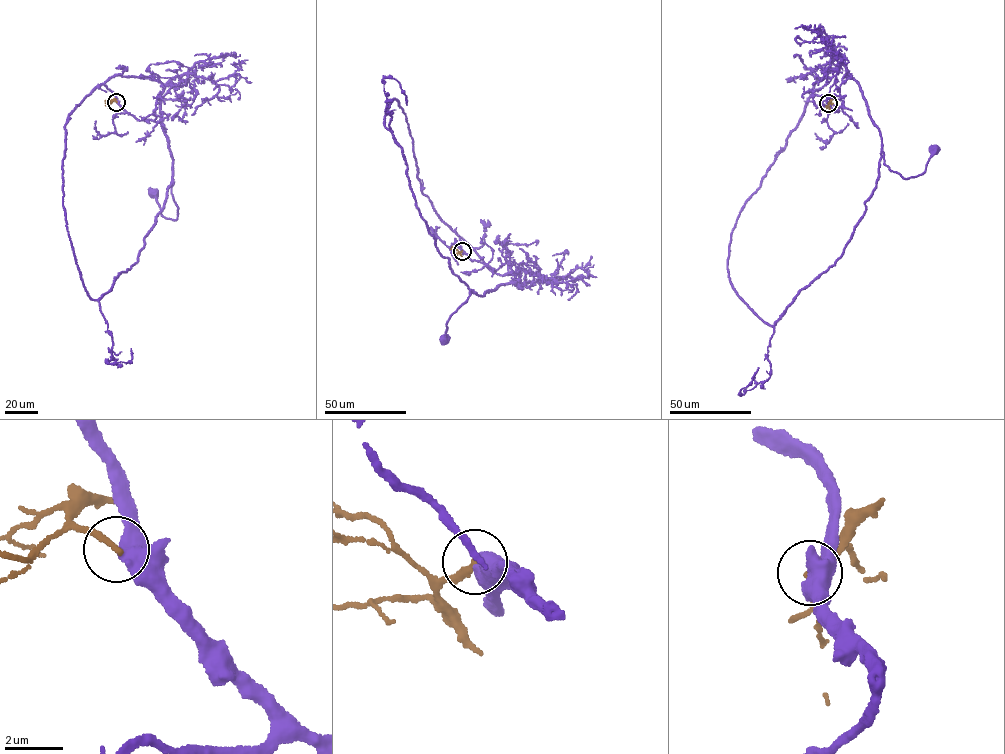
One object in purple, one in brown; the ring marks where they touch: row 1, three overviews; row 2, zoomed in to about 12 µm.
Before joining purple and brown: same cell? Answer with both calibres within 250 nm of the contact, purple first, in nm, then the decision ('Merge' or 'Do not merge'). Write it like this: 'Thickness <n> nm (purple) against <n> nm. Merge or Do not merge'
Thickness 440 nm (purple) against 220 nm. Do not merge

